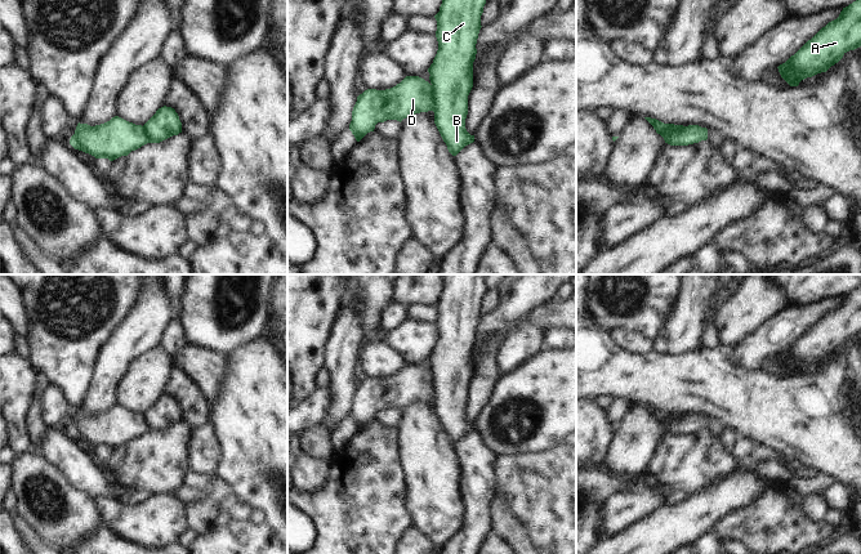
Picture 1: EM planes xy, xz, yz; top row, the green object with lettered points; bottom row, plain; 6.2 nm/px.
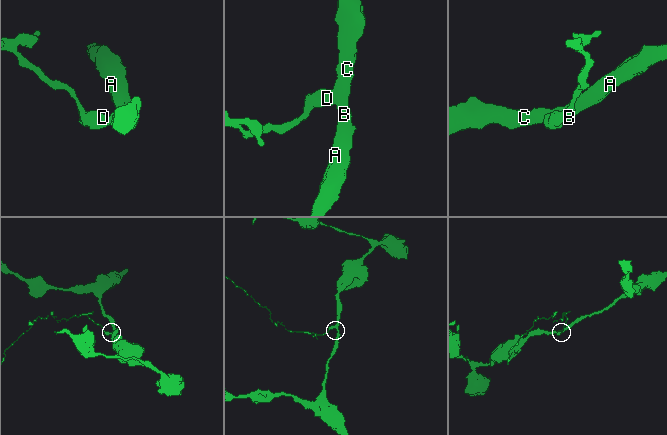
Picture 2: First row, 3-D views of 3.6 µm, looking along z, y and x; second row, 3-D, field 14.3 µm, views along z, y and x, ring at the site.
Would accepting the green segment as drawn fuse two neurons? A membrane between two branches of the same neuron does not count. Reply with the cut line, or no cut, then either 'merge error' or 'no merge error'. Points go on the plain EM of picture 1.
cut in yz along (687, 415), (683, 418), (678, 415), (667, 430); merge error

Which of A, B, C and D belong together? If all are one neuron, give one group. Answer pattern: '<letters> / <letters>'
A B C / D

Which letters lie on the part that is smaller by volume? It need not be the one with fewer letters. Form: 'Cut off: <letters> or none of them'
Cut off: D

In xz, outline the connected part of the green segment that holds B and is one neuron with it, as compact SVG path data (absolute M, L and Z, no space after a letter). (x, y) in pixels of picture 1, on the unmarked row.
M442 274L442 292L434 304L438 339L428 357L434 389L434 412L456 444L474 430L465 417L468 384L473 376L473 350L486 292L485 274Z

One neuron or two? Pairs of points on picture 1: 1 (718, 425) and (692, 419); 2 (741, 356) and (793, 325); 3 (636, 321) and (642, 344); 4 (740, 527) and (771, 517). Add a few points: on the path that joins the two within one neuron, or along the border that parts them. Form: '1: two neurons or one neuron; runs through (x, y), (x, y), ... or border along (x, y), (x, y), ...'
1: one neuron; runs through (712, 424), (699, 423)
2: one neuron; runs through (754, 351), (780, 331)
3: two neurons; border along (610, 330), (630, 330), (642, 334), (652, 342)
4: one neuron; runs through (748, 527), (761, 527), (763, 525)

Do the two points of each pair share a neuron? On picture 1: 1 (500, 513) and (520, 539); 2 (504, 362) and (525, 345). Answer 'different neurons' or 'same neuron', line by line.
1: same neuron
2: same neuron

